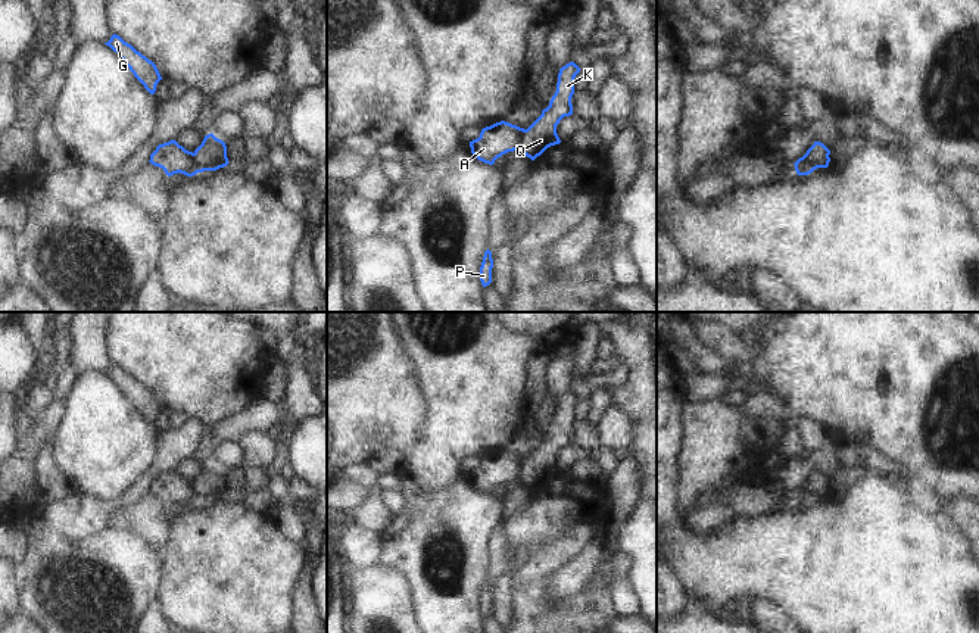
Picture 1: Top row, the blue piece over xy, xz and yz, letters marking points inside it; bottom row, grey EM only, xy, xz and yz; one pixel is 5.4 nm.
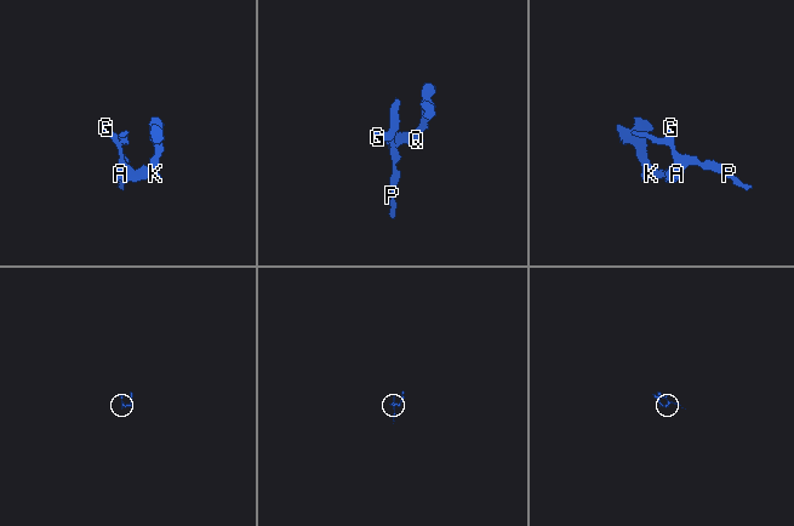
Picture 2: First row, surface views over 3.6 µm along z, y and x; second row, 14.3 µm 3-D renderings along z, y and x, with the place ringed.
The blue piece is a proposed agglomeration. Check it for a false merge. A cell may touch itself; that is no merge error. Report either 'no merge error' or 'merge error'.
merge error

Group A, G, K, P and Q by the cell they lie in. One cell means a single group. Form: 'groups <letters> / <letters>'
groups A G P / K Q

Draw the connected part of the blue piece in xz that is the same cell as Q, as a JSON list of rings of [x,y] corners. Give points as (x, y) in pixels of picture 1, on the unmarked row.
[[[570,392],[559,399],[556,421],[549,436],[542,445],[524,461],[521,481],[531,490],[540,486],[548,477],[559,474],[556,455],[564,446],[573,445],[571,427],[574,424],[574,408],[580,397]]]

